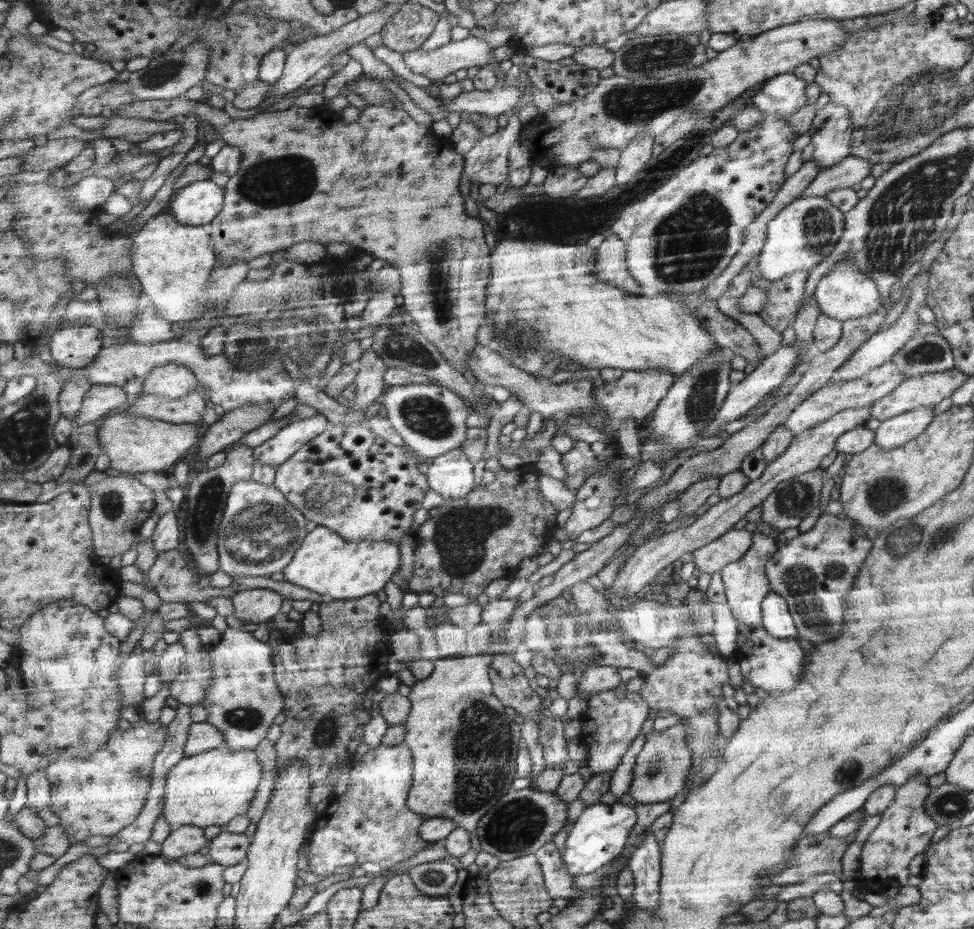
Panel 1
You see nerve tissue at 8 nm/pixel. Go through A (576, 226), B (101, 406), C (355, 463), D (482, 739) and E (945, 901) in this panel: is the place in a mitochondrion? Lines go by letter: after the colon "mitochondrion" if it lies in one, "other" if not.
A: mitochondrion
B: other
C: other
D: mitochondrion
E: other

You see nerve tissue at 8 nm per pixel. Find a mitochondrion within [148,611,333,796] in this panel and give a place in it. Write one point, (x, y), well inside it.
(244, 718)

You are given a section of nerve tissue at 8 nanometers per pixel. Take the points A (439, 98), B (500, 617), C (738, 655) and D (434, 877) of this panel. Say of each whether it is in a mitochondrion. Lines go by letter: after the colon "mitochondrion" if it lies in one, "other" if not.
A: other
B: other
C: other
D: mitochondrion

